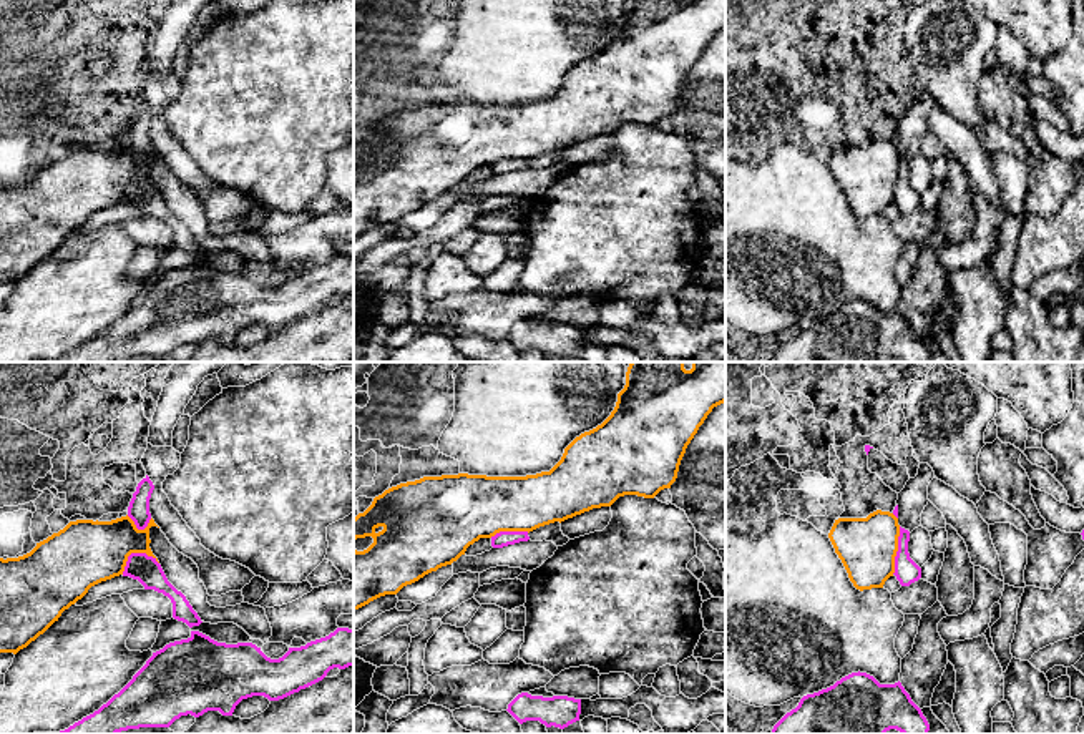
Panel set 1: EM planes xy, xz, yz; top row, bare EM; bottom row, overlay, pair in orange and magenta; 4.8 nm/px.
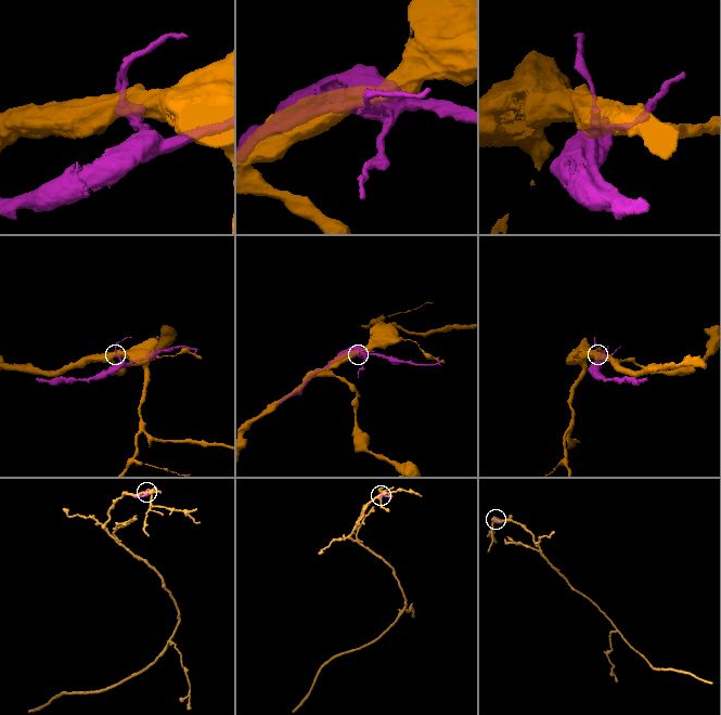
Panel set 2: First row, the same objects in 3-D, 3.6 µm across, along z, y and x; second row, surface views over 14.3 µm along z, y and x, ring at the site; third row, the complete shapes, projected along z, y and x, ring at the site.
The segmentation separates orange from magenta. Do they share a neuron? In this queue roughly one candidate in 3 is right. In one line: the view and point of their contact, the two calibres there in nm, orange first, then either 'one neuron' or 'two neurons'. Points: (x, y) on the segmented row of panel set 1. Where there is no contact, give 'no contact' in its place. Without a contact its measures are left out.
meets orange in xy at (135, 552); 320 nm thick on the orange side, 140 nm on the other; two neurons

